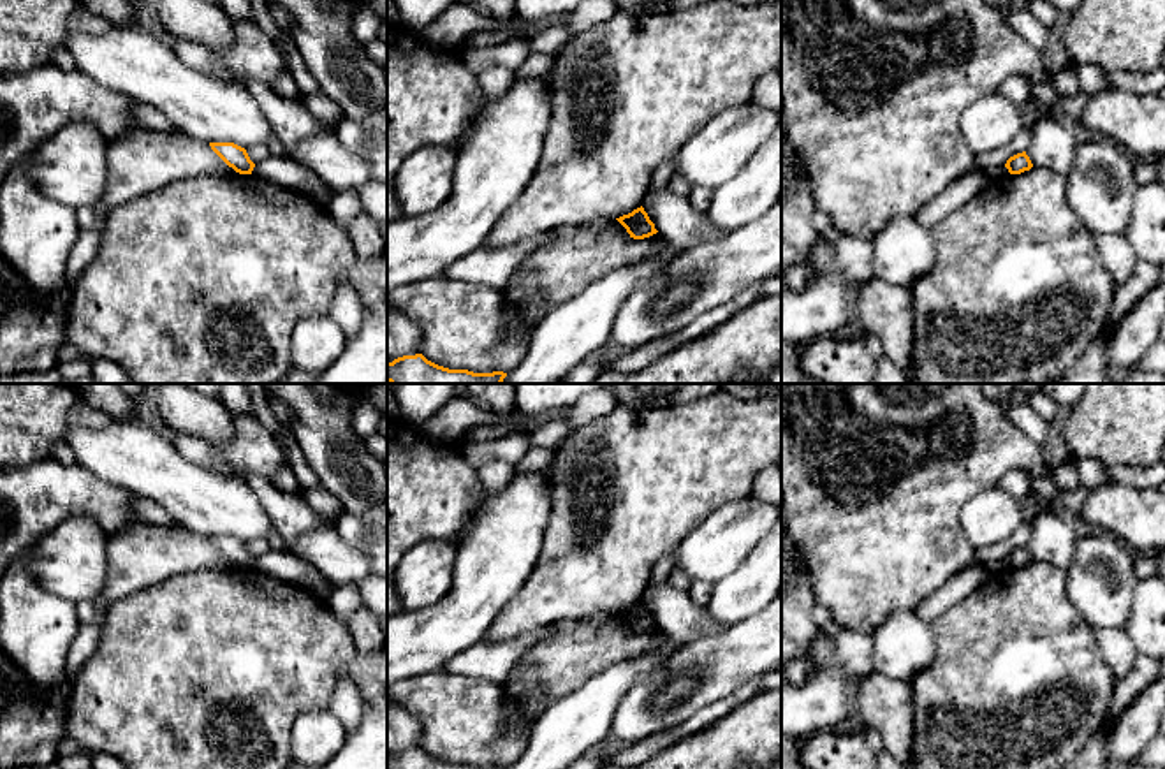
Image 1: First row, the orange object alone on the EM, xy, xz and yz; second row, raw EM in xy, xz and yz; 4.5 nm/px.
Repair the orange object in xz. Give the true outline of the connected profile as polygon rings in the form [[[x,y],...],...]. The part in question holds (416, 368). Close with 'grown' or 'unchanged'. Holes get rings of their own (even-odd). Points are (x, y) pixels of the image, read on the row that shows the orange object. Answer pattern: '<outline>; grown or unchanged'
[[[422,354],[403,355],[387,363],[389,384],[502,384],[507,373],[473,373],[449,370],[428,361]]]; unchanged

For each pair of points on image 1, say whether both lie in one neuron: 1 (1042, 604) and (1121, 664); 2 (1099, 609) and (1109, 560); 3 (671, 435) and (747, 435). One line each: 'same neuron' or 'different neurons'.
1: different neurons
2: same neuron
3: same neuron

